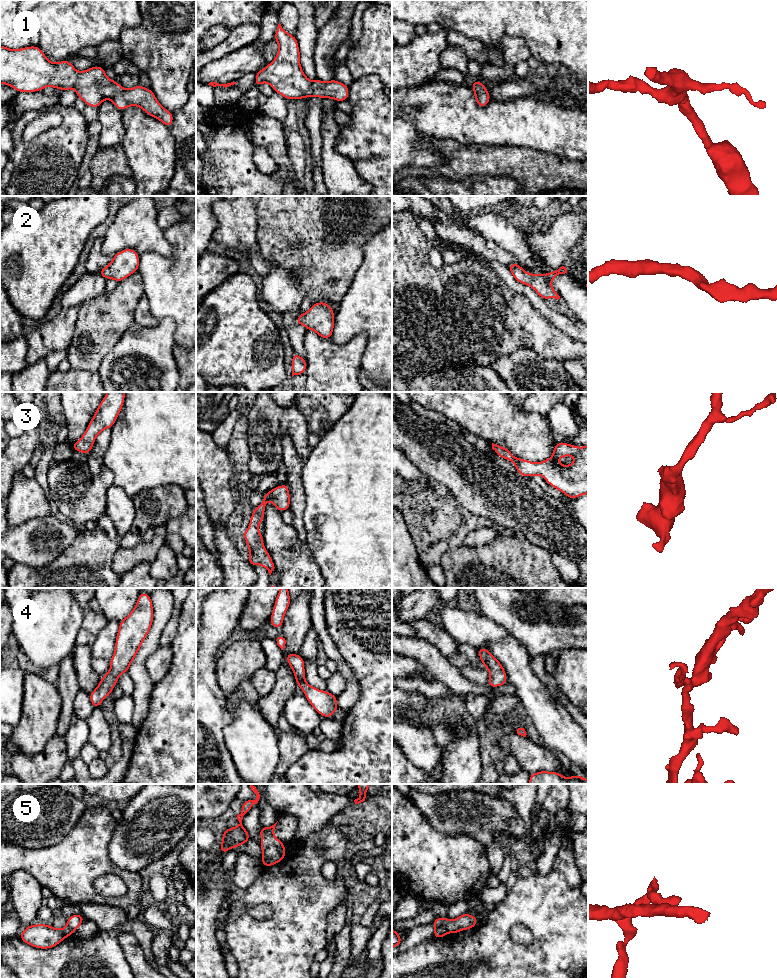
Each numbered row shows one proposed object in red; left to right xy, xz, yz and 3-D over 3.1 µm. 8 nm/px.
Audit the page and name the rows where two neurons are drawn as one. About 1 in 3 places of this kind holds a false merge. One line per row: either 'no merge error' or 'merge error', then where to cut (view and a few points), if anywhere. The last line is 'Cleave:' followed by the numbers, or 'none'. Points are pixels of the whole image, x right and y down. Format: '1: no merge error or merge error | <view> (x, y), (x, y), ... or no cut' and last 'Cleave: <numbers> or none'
1: no merge error | no cut
2: no merge error | no cut
3: no merge error | no cut
4: no merge error | no cut
5: merge error | yz (435, 926), (441, 926), (447, 932)
Cleave: 5

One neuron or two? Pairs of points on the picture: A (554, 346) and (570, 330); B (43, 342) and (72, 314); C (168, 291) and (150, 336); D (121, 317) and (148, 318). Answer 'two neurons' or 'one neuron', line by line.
A: two neurons
B: one neuron
C: two neurons
D: two neurons

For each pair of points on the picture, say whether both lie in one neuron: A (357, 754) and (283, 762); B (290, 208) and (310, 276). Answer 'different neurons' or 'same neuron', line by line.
A: different neurons
B: same neuron

